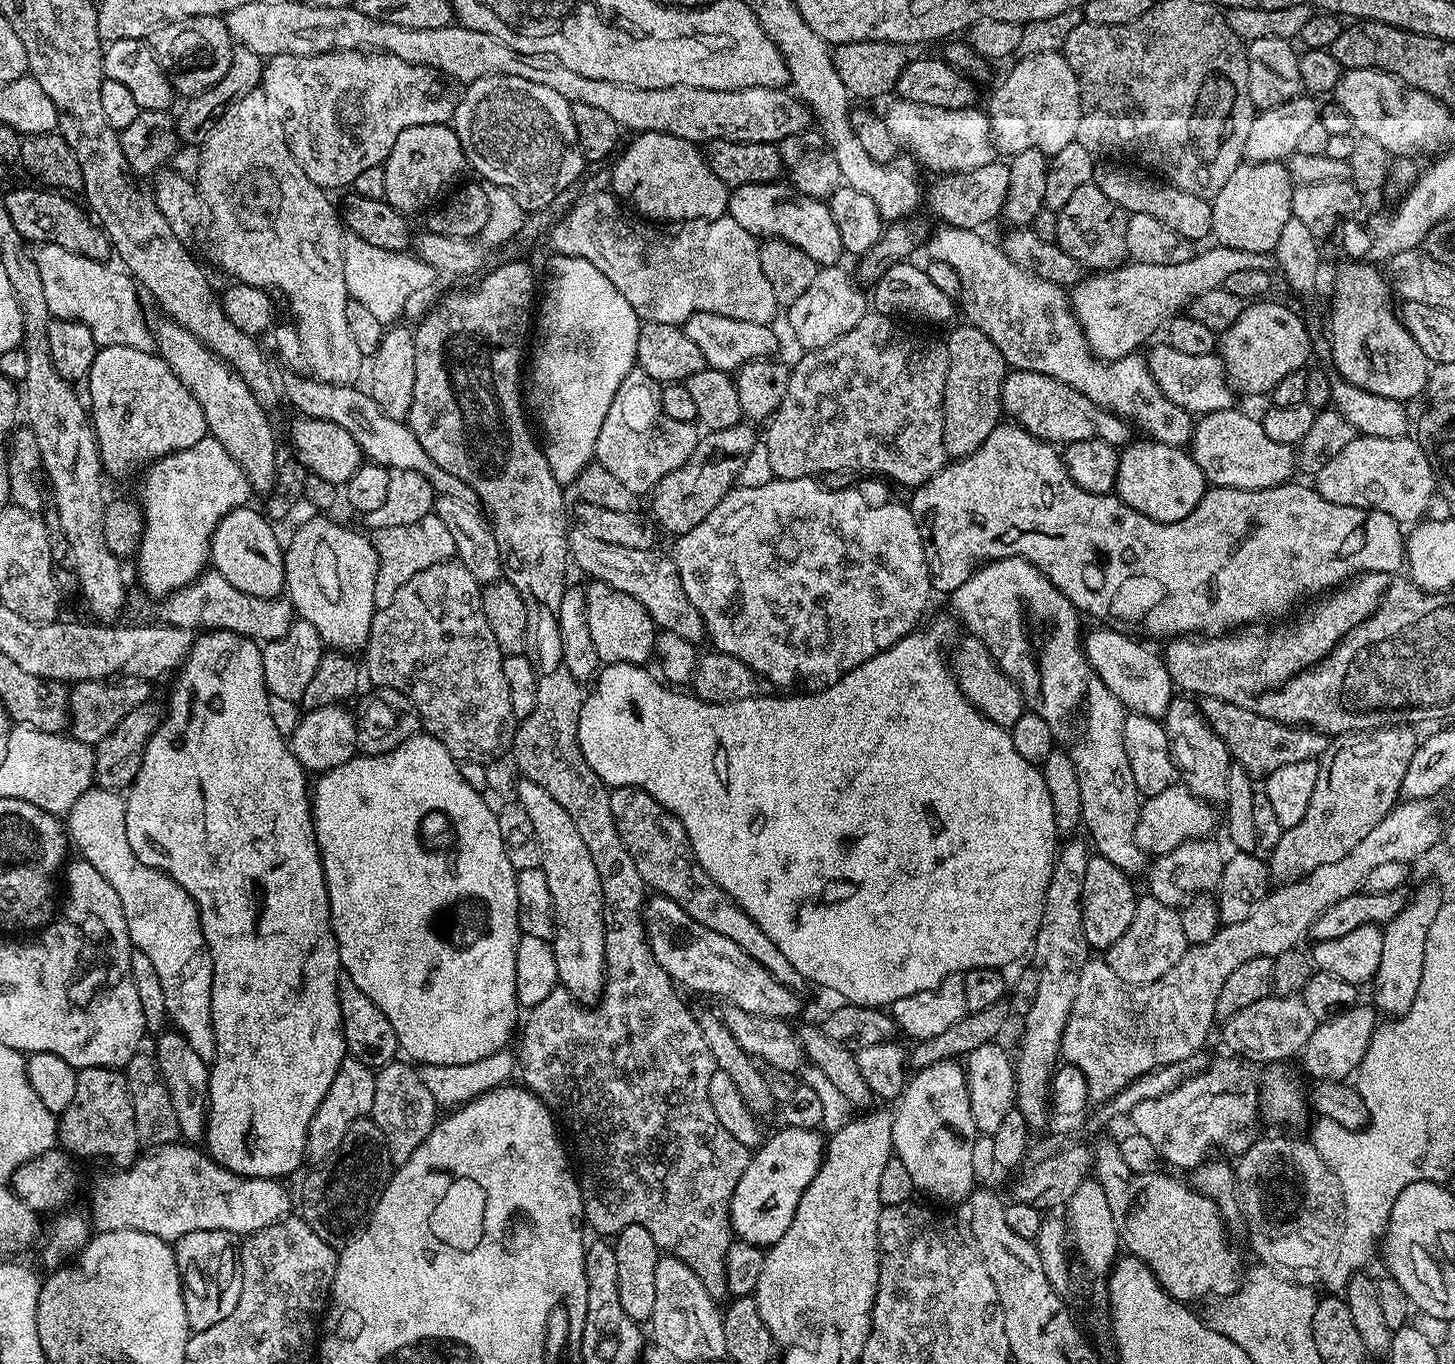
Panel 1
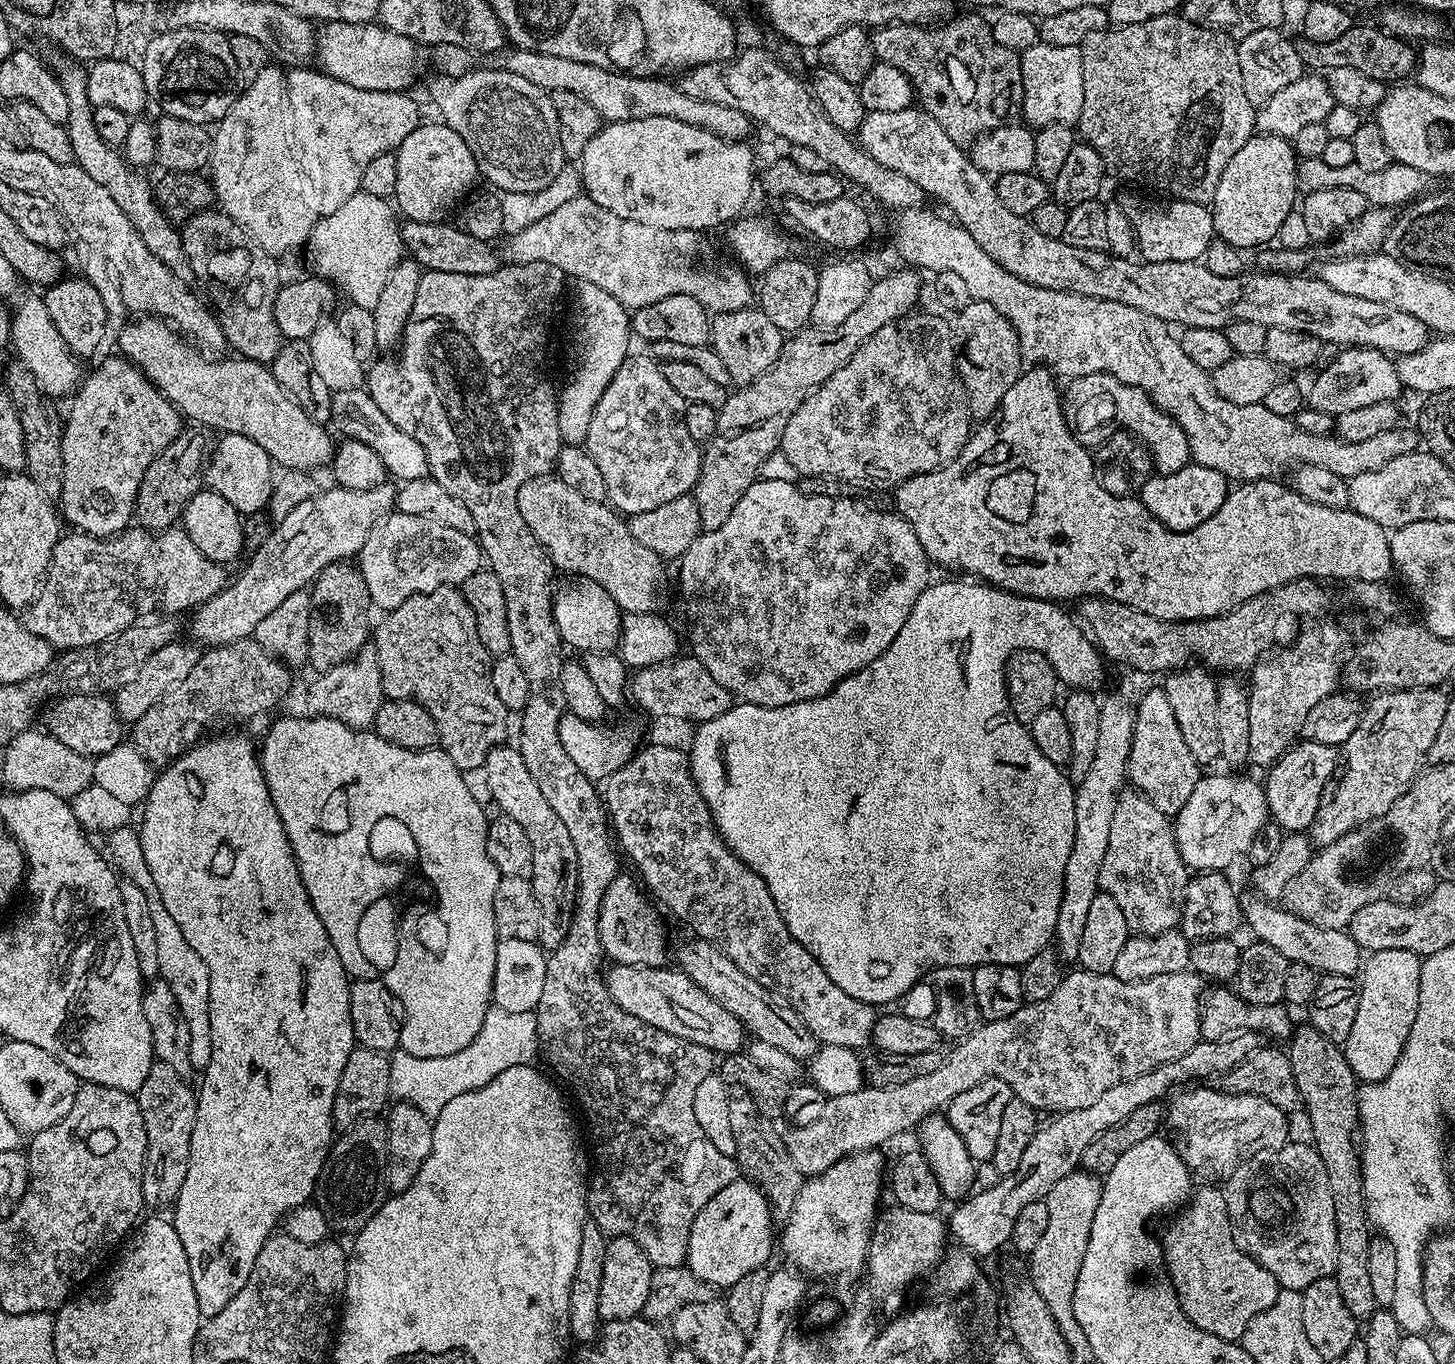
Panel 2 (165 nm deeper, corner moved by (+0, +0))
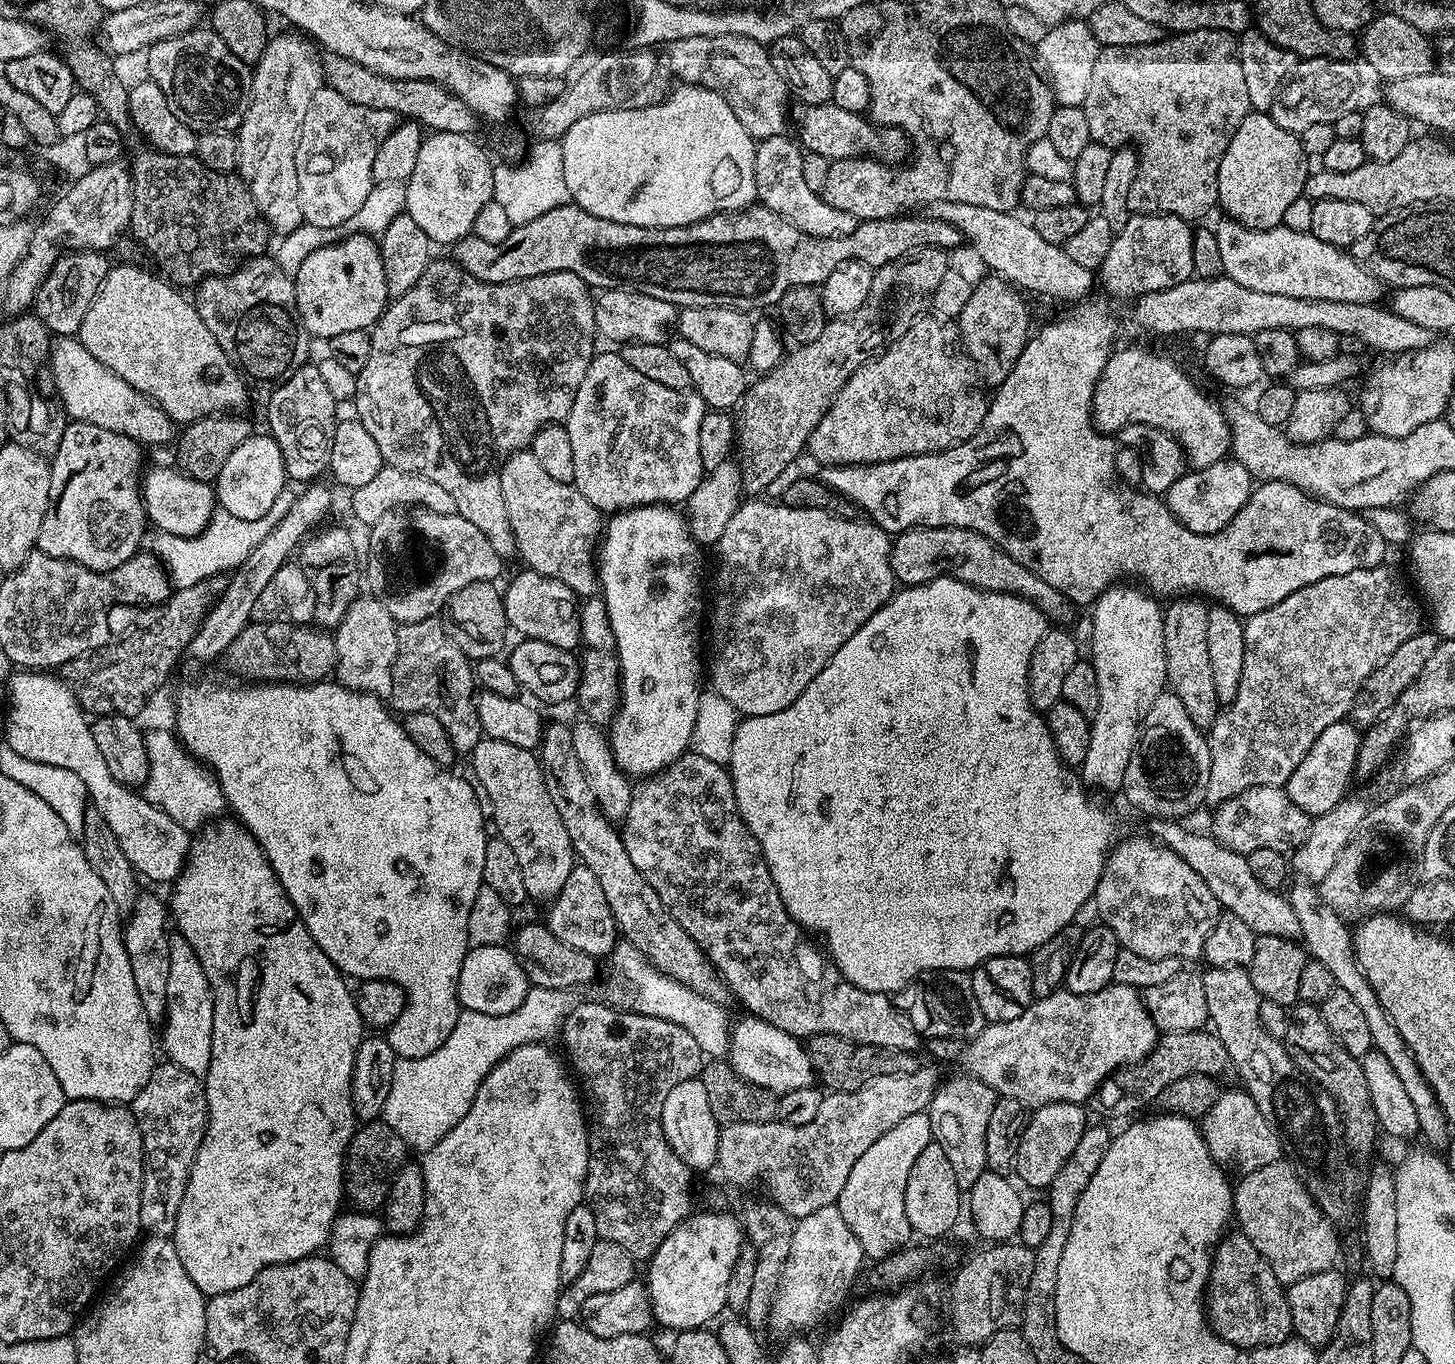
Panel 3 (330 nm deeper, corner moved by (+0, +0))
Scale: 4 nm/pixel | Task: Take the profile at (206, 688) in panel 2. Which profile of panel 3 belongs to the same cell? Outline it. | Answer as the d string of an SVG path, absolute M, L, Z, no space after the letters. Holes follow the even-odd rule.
M273 618L263 622L249 622L242 634L230 642L226 661L237 672L237 677L248 682L265 684L314 684L329 679L335 673L338 650L336 638L331 631L312 624L292 624L283 618Z

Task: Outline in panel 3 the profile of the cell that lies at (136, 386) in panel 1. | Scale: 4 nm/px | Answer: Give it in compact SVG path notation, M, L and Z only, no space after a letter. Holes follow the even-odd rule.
M86 422L65 423L62 442L50 460L50 502L46 510L46 518L42 518L42 530L38 530L36 548L41 552L45 552L47 556L53 556L59 560L73 560L74 563L86 566L95 572L114 570L118 566L122 566L122 562L126 562L130 557L137 555L141 551L140 543L144 540L144 524L146 528L140 452L142 452L142 445L138 441L130 439L129 436L118 434L114 430L102 430L102 426L90 426Z

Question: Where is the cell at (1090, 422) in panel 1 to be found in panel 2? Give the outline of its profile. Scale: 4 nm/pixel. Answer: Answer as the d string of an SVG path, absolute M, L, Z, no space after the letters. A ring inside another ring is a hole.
M1101 372L1071 377L1067 384L1068 389L1065 387L1062 392L1066 426L1070 426L1070 434L1085 448L1099 449L1115 432L1122 431L1132 433L1147 446L1159 474L1174 474L1192 460L1190 442L1182 426L1178 426L1178 422L1163 412L1137 384L1127 384Z

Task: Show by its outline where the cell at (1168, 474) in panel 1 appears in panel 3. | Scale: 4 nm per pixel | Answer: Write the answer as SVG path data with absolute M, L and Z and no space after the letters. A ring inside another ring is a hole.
M1225 458L1214 462L1214 466L1185 471L1184 476L1170 486L1166 503L1182 526L1194 530L1194 534L1205 536L1222 530L1236 517L1238 510L1246 506L1253 487L1254 477L1250 470L1246 470L1246 466L1234 458Z

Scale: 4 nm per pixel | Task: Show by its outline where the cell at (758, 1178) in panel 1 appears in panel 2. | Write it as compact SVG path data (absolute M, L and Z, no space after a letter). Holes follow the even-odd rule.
M738 1178L726 1186L726 1190L718 1190L702 1210L698 1210L698 1218L690 1226L690 1238L688 1239L687 1268L693 1272L702 1282L711 1284L717 1290L731 1288L738 1278L750 1274L750 1270L758 1270L765 1267L772 1256L772 1244L774 1248L774 1232L772 1236L772 1224L774 1217L768 1200L764 1197L764 1191L747 1178Z

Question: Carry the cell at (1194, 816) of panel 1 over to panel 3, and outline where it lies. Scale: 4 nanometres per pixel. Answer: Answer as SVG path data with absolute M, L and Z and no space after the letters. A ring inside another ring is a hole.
M1274 784L1254 786L1219 805L1215 812L1211 835L1222 846L1245 854L1263 848L1291 854L1298 846L1302 846L1302 842L1306 842L1313 822L1313 817L1308 816L1306 810L1298 810L1298 806L1290 802L1283 787Z

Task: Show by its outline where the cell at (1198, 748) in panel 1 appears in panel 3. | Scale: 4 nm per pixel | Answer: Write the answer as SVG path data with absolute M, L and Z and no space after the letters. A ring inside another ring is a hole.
M1185 594L1164 608L1164 649L1166 650L1167 687L1182 702L1190 722L1202 730L1212 727L1216 715L1222 711L1218 694L1214 694L1214 677L1210 667L1210 653L1206 647L1206 614L1209 605L1203 599Z

